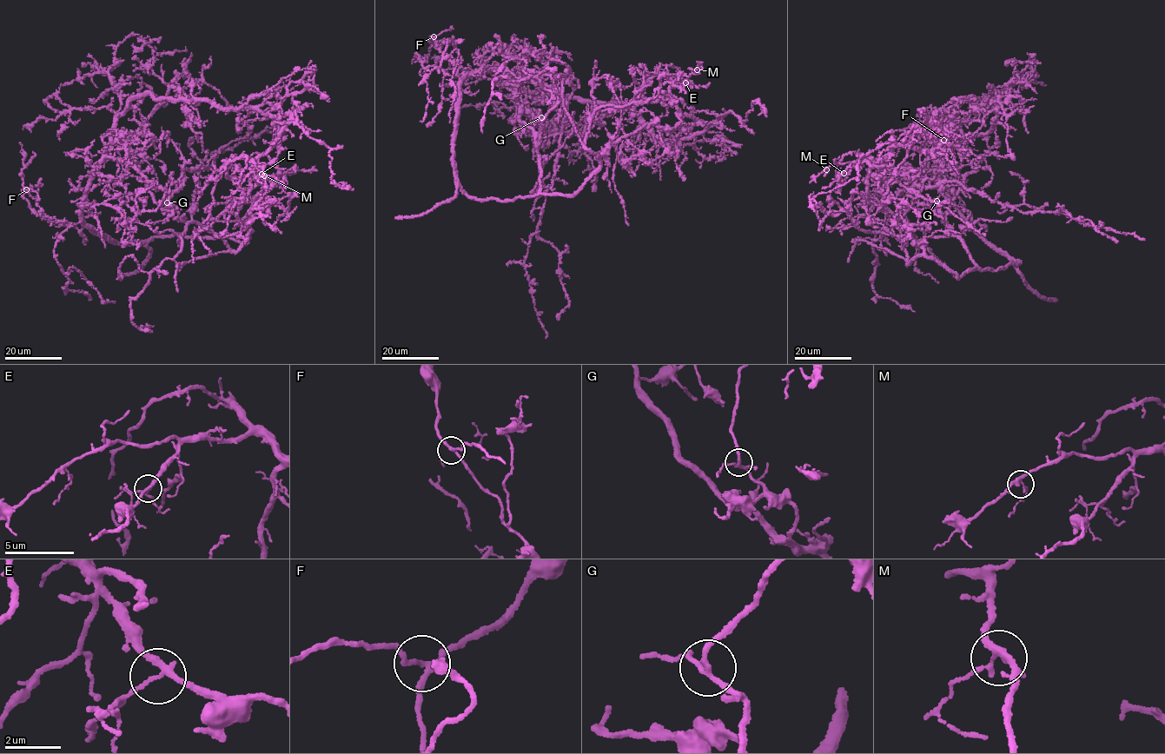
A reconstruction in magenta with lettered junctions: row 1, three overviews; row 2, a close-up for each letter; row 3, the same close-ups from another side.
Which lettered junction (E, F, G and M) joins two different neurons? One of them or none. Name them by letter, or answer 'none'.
none

